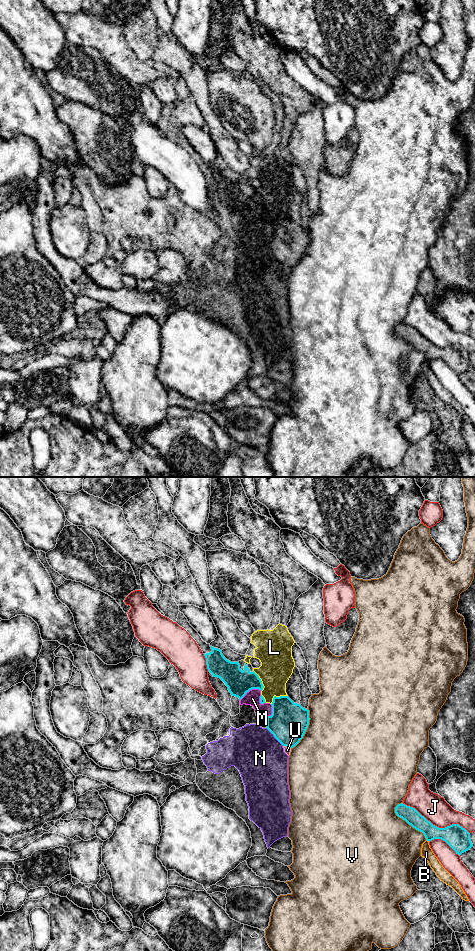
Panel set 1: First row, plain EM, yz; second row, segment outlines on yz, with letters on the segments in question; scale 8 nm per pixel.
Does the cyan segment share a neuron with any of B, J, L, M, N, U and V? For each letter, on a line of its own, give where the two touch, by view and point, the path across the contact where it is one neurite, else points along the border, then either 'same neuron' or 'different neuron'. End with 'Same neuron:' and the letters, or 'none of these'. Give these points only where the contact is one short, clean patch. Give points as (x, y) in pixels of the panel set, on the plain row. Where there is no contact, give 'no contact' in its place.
B: yz (428, 360) | different neuron
J: yz (436, 346) | different neuron
L: yz (277, 217) | different neuron
M: yz (250, 209) | along yz (261, 210), (250, 209), (240, 220) | different neuron
N: yz (275, 257) | different neuron
U: yz (287, 266) | different neuron
V: yz (407, 342) | different neuron
Same neuron: none of these

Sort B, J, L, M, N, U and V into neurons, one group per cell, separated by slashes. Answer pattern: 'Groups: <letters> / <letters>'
Groups: B / J / L M N / U / V

